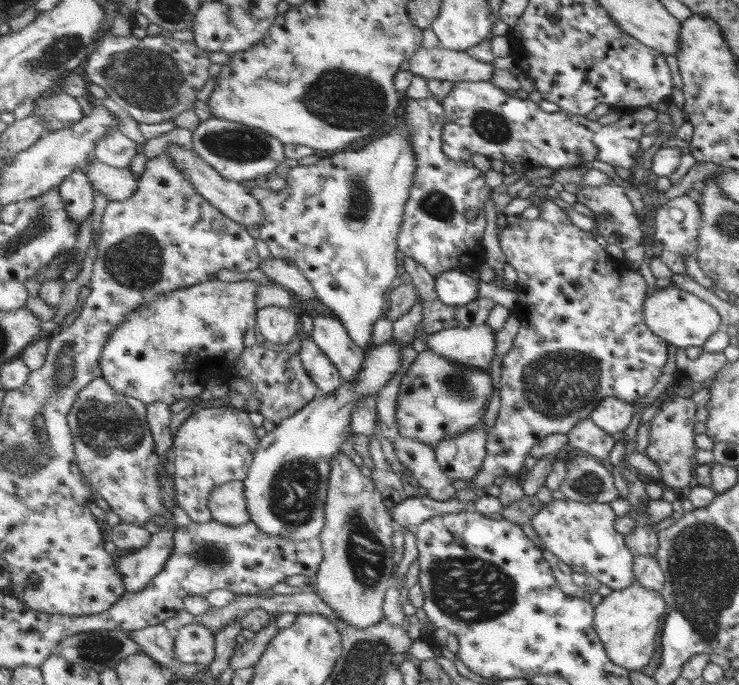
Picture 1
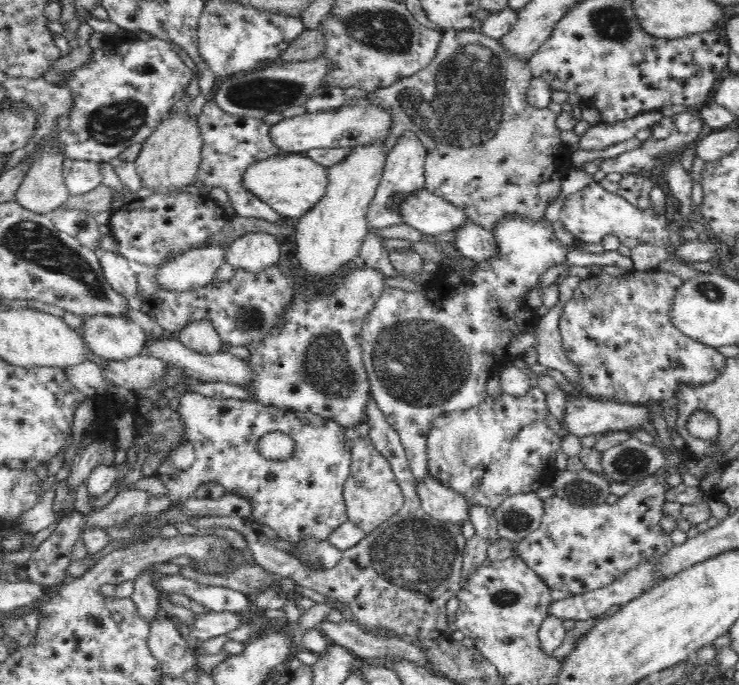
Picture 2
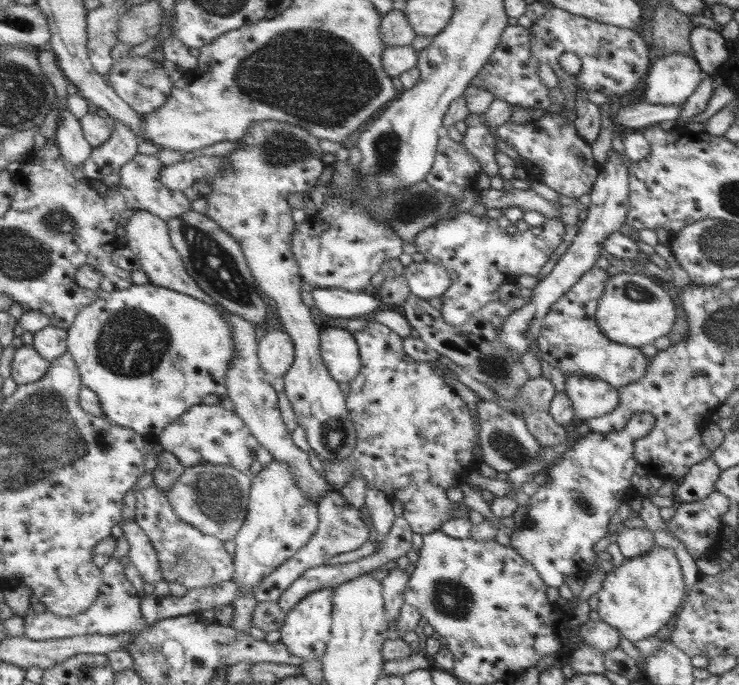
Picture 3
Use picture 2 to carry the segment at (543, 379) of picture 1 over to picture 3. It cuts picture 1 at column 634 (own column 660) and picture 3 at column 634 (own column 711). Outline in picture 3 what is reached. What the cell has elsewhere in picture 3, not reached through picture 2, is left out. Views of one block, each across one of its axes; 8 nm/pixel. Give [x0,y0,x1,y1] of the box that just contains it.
[535,262,651,390]

